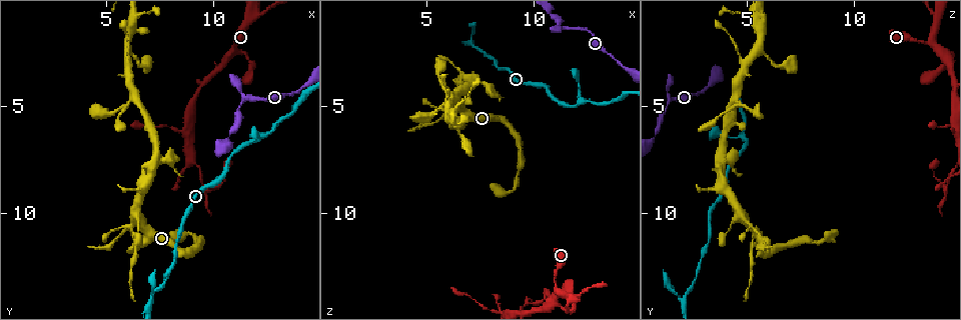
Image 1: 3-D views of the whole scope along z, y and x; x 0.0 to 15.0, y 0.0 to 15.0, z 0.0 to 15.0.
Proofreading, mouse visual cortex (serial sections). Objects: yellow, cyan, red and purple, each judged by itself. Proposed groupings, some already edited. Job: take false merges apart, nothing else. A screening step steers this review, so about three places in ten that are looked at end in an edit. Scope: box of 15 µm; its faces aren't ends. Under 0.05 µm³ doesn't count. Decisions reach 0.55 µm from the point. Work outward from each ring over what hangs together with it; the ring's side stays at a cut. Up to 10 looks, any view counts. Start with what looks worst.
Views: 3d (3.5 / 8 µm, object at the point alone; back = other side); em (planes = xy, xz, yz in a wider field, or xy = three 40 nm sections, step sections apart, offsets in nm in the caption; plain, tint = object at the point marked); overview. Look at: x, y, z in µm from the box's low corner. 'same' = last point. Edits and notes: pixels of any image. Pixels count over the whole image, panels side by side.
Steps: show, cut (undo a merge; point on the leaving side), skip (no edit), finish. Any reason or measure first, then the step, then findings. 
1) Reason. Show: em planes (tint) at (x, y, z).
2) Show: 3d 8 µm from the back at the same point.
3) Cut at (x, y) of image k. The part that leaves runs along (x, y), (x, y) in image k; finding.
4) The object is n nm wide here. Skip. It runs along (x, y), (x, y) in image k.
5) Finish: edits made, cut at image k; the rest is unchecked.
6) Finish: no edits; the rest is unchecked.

Branch point. Show: 3d 8 µm at (7.0, 14.0, 1.9).

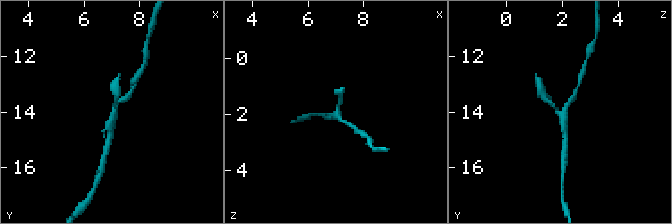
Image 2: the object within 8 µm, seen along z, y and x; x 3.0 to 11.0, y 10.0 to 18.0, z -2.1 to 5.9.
Show: 3d 3.5 µm at (7.0, 14.1, 2.0).

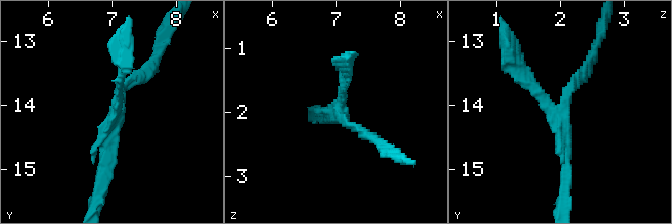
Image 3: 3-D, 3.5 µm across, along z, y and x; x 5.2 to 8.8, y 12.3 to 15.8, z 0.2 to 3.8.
Cut at (523, 83) of image 3. The part that leaves runs along (551, 105), (515, 71), (502, 31) in image 3; a second cell is stuck on.

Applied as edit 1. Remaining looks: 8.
Show: 3d 8 µm at (11.1, 2.1, 13.5).

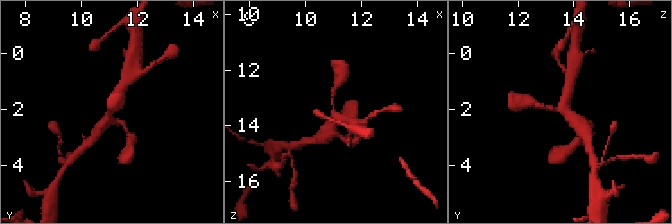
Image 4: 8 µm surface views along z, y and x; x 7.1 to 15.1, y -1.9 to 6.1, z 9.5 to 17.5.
3 arms meet here; the arms are 150, 300, 350 nm wide; shape alone is not enough. Show: em planes (tint) at (11.0, 2.0, 13.5).

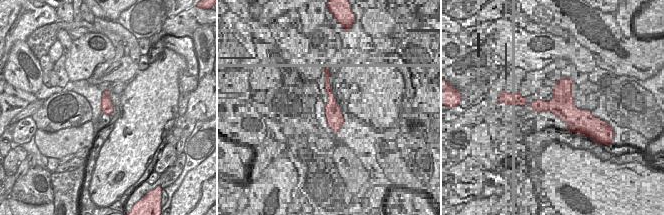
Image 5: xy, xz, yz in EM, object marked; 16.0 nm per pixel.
Skip. It runs along (535, 102), (567, 111), (581, 125) in image 4; one cell here.

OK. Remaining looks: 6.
Abrupt turn. Show: 3d 3.5 µm at (9.6, 8.9, 14.3).

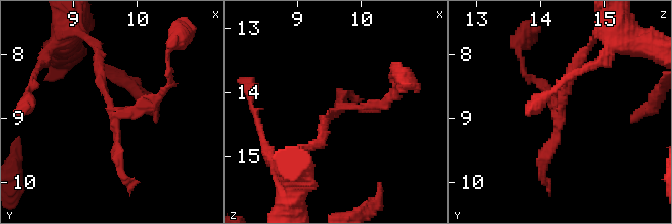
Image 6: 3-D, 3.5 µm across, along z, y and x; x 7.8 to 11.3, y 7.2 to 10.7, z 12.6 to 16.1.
Now the EM. Show: em xy step 5 (tint) at (9.65, 8.90, 14.20).

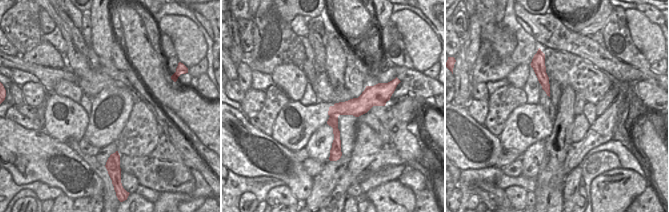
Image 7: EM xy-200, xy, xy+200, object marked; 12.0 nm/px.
The object is 190 nm wide here. Cut at (371, 104) of image 6. The part that leaves runs along (340, 106), (386, 104), (392, 76) in image 6; a second cell is stuck on.

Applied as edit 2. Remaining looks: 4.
Arms part here. Show: 3d 3.5 µm from the back at (11.6, 4.8, 1.3).

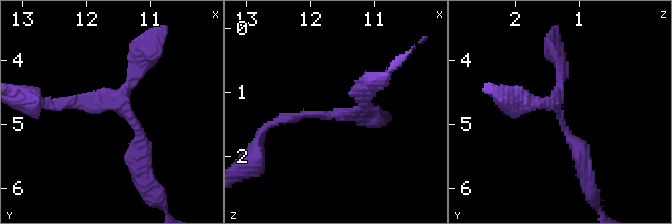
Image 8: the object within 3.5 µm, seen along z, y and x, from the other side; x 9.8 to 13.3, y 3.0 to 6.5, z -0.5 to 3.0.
3 arms meet here; the arms are 150, 150, 200 nm wide. Show: em xy step 2 (tint) at (11.65, 4.65, 1.35).

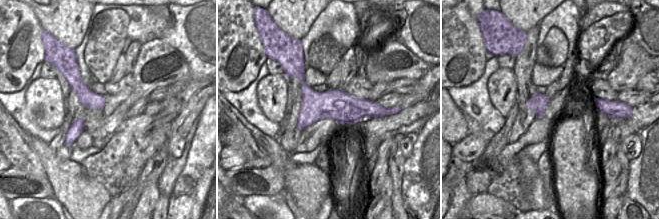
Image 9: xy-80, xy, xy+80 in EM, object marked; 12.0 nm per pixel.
Cut it another way. Show: em planes (tint) at the same point.

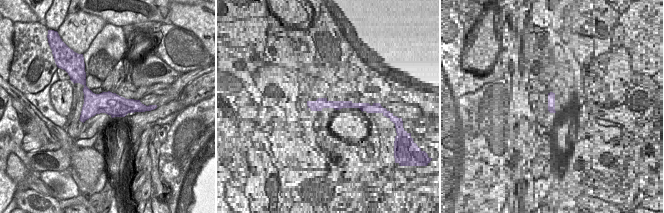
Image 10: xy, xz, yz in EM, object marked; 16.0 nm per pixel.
Skip. It runs along (44, 101), (118, 104), (137, 128), (140, 150) in image 8; one cell here.

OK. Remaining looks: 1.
Finish: edits made, cut at image 3, cut at image 6; the rest is unchecked.

